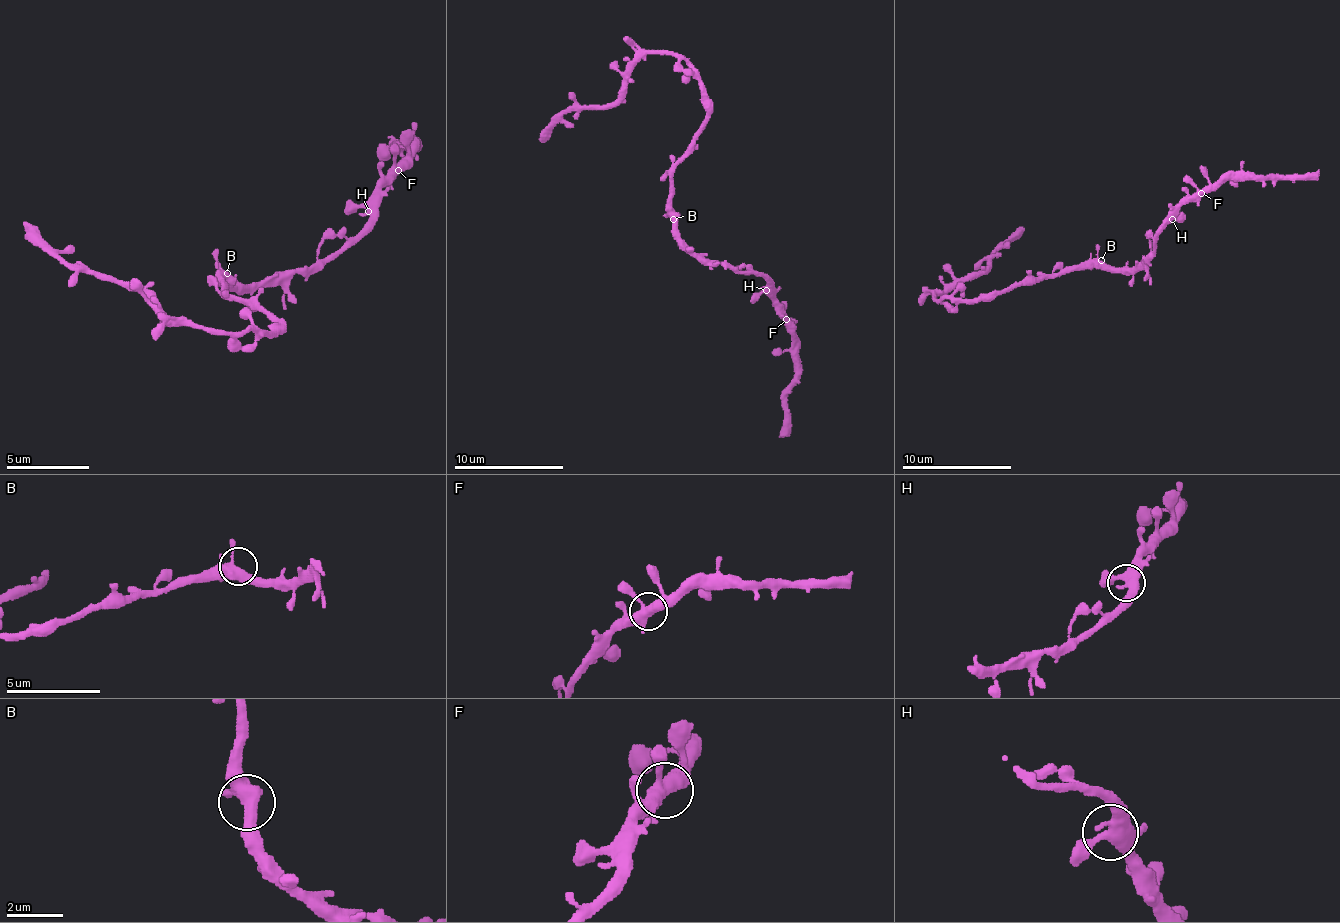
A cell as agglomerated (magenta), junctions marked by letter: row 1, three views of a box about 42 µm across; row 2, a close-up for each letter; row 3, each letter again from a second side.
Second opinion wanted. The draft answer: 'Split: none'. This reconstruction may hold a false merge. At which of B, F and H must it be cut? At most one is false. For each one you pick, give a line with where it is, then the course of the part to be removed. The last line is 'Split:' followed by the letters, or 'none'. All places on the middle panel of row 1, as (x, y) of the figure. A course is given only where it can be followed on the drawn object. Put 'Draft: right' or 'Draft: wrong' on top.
Draft: right
Split: none

